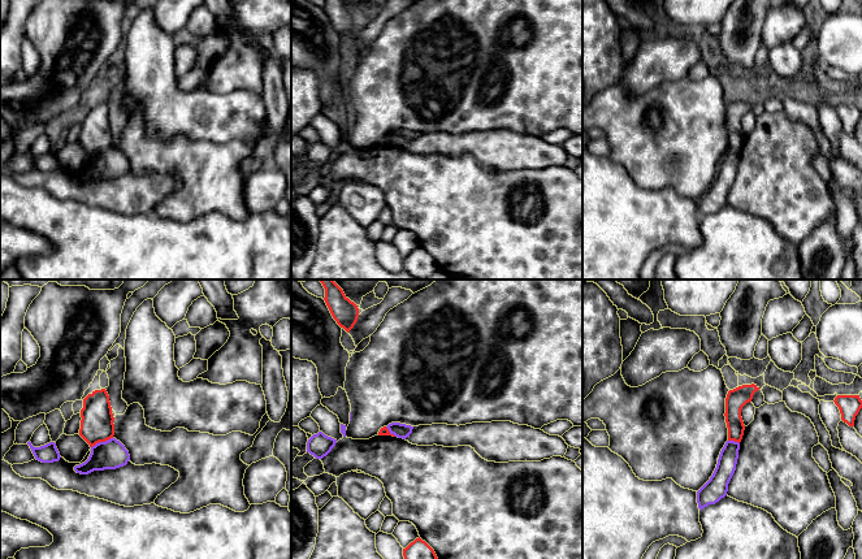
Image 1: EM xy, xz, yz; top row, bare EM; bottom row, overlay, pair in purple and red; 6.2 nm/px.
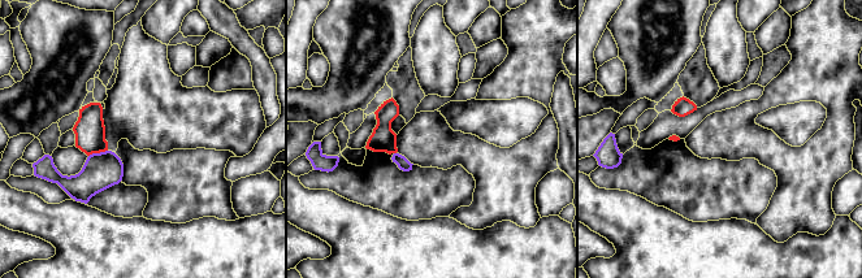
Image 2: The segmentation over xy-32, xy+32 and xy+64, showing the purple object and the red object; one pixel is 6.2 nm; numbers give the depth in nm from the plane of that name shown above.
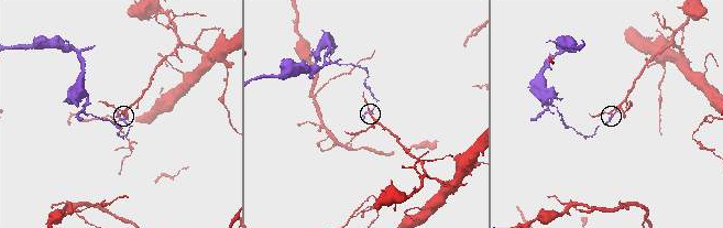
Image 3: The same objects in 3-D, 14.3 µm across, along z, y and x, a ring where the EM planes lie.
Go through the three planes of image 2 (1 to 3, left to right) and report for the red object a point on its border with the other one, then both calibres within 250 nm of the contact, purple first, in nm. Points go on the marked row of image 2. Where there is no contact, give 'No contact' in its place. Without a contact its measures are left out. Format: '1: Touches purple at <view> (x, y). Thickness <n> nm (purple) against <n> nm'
1: Touches purple at xy-32 (98, 153). Thickness 220 nm (purple) against 190 nm
2: No contact
3: No contact

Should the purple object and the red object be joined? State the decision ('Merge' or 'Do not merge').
Do not merge

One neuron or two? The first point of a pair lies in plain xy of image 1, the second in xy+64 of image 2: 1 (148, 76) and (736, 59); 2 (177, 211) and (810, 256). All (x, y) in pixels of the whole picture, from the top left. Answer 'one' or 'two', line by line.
1: one
2: two

